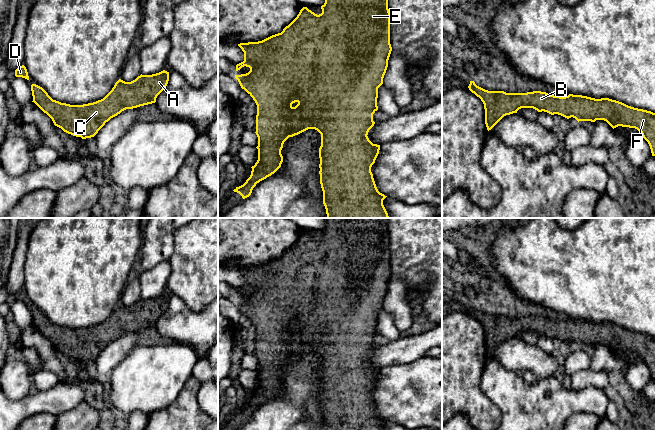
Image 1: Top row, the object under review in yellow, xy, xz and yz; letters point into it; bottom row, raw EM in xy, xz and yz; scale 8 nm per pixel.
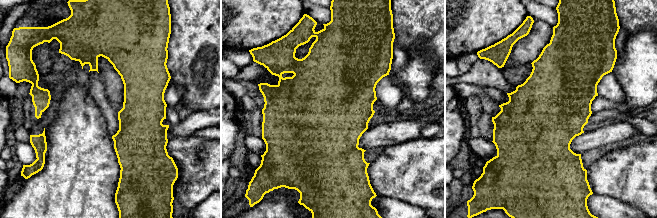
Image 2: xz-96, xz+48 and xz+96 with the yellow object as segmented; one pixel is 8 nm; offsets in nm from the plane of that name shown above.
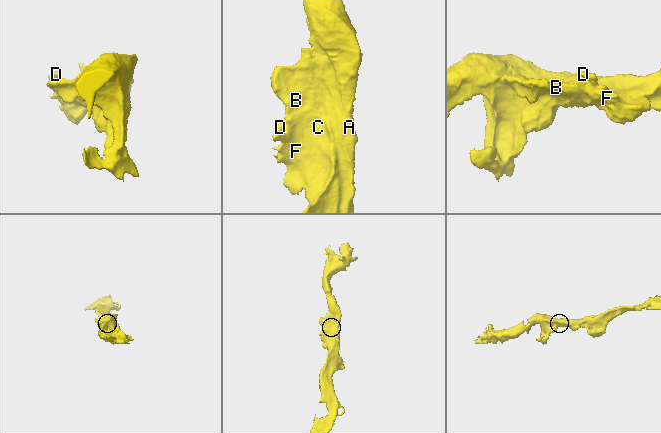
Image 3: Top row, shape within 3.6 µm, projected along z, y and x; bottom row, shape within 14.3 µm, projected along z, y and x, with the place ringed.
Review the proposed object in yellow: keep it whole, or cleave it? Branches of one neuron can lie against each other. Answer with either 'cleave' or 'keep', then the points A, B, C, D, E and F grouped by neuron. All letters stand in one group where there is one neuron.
keep; groups A B C D E F

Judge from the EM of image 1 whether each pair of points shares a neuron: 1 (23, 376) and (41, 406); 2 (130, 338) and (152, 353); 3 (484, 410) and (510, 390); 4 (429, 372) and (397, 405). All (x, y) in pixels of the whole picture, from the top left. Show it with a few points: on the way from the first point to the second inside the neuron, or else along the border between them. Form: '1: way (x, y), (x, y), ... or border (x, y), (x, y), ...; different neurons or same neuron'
1: border (29, 393), (18, 400), (10, 400); different neurons
2: border (136, 344), (121, 362); different neurons
3: border (480, 383), (482, 392), (499, 409), (501, 419); different neurons
4: way (417, 377), (407, 379), (402, 393); same neuron

